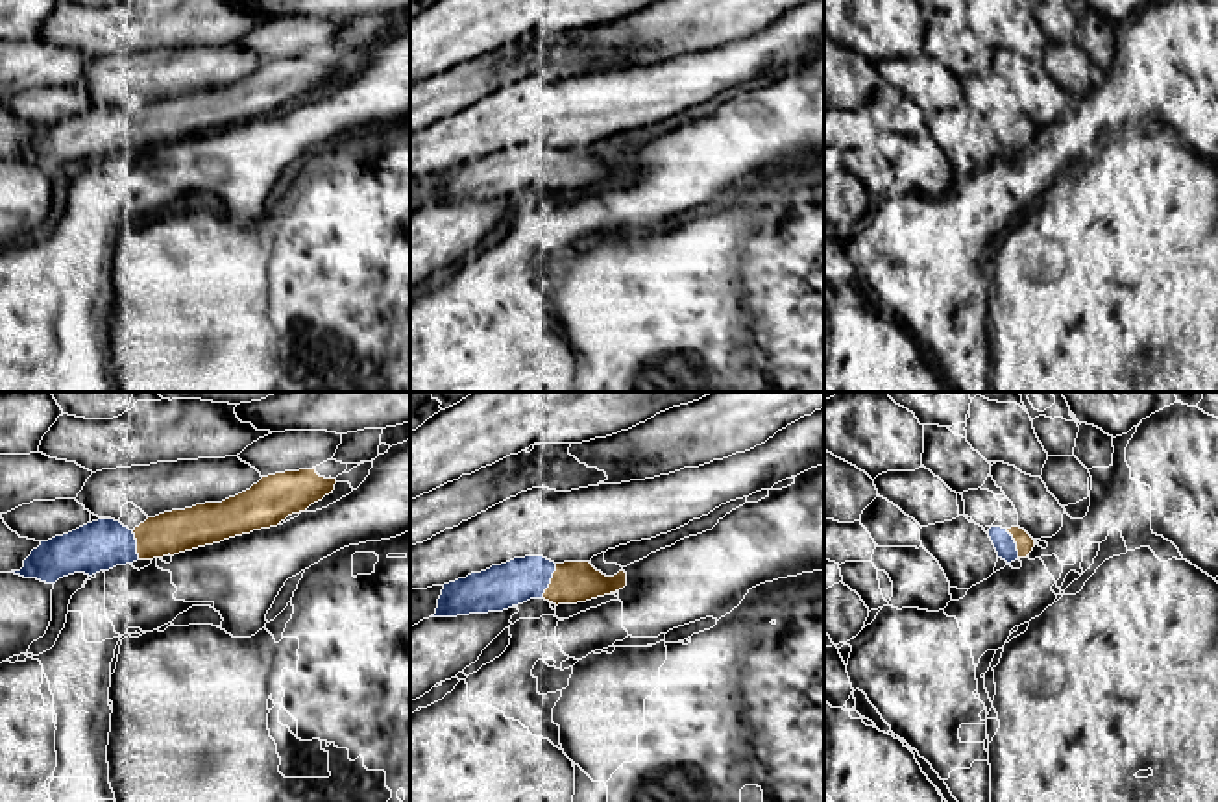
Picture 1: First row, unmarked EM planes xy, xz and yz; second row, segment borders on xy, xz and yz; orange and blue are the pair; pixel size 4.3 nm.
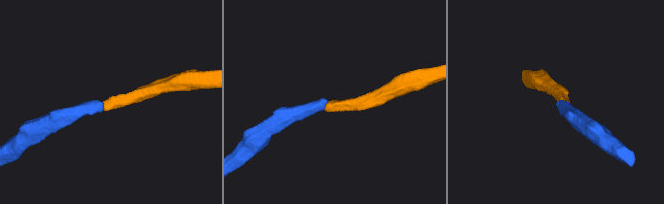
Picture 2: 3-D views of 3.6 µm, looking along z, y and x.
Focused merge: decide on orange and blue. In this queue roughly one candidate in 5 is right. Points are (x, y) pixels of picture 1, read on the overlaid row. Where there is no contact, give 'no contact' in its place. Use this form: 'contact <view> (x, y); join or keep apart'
contact xz (551, 581); join

